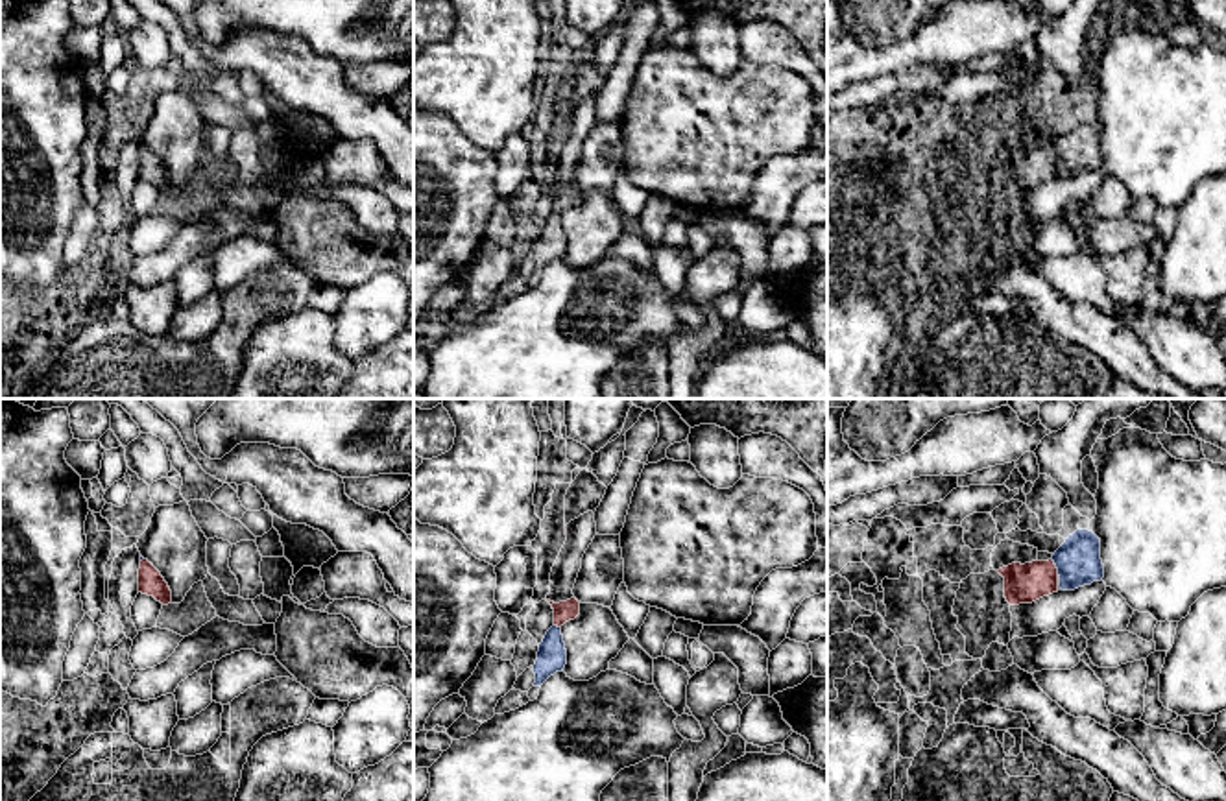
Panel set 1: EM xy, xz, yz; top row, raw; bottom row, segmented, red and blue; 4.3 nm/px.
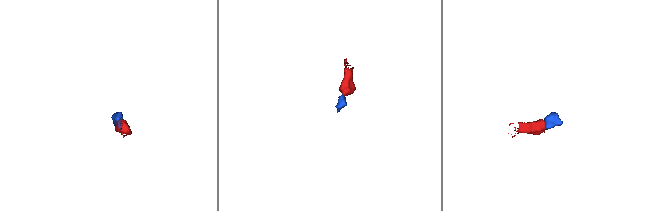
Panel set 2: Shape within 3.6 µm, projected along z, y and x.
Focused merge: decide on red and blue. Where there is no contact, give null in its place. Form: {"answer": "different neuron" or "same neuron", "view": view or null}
{"answer": "same neuron", "view": "yz"}

